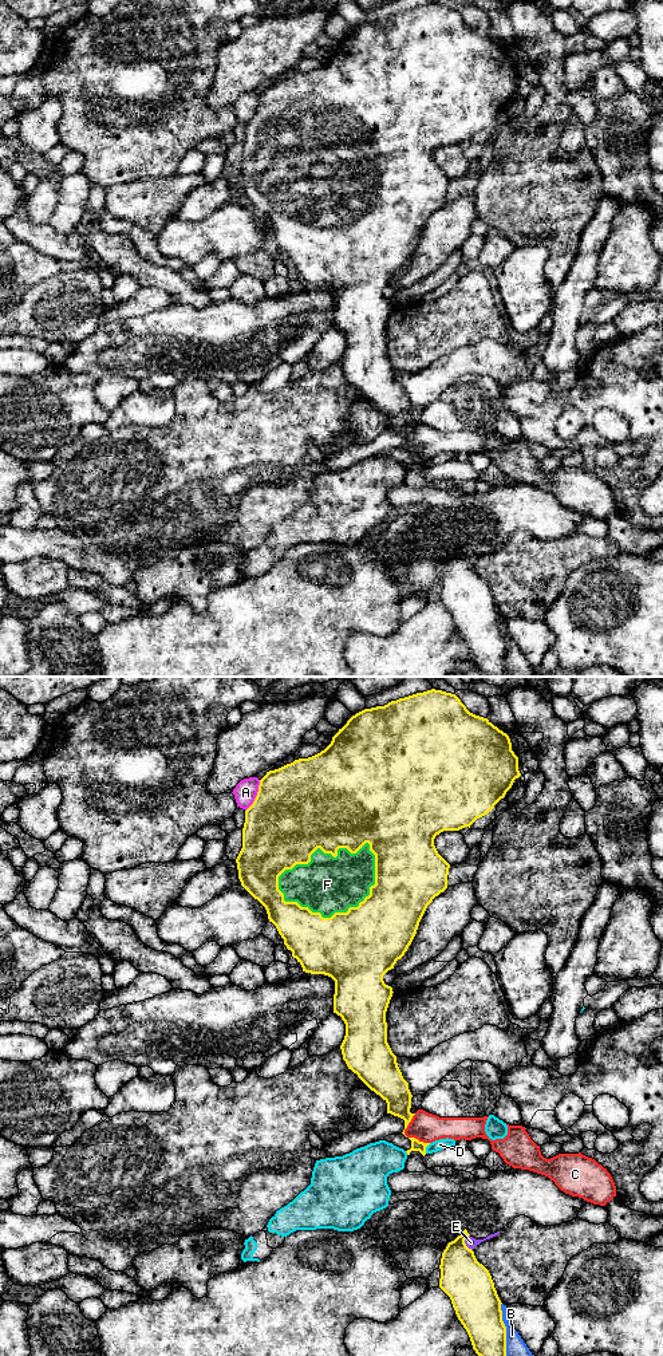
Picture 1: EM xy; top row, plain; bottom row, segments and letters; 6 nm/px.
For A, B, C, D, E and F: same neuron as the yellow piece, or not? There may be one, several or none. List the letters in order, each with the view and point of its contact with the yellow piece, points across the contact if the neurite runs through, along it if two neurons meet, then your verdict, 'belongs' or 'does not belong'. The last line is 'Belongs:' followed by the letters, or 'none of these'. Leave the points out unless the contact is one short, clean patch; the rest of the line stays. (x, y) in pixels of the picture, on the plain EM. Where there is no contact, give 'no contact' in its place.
A: xy (256, 110) | does not belong
B: xy (505, 646) | does not belong
C: xy (406, 450) | along xy (414, 428), (405, 448), (429, 457) | does not belong
D: xy (425, 462) | does not belong
E: xy (464, 556) | along xy (469, 548), (465, 558), (472, 564) | does not belong
F: xy (323, 165) | belongs
Belongs: F

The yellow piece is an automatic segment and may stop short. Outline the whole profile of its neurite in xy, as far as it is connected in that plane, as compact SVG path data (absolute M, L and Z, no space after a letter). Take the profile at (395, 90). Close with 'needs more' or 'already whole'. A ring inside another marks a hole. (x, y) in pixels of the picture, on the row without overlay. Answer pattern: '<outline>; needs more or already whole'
M431 3L356 27L320 67L267 86L260 94L253 118L245 125L242 162L236 173L241 200L265 221L269 236L276 240L284 259L292 265L303 285L324 288L335 295L334 327L346 338L346 350L340 359L343 374L348 383L387 417L387 427L404 434L404 444L415 427L410 426L413 409L409 397L403 393L396 370L387 356L386 326L394 306L384 297L383 289L394 283L396 275L407 265L427 220L447 202L450 178L438 167L434 159L435 150L443 145L470 142L477 133L488 129L505 111L520 90L518 71L512 64L506 47L488 32L470 27L455 8Z; needs more

